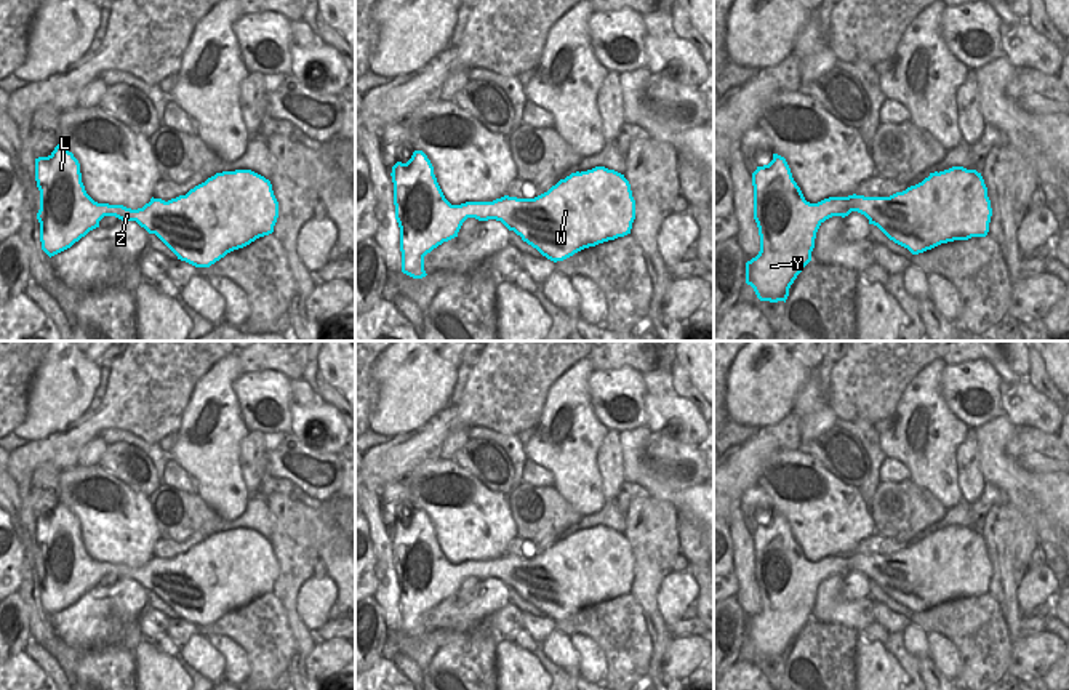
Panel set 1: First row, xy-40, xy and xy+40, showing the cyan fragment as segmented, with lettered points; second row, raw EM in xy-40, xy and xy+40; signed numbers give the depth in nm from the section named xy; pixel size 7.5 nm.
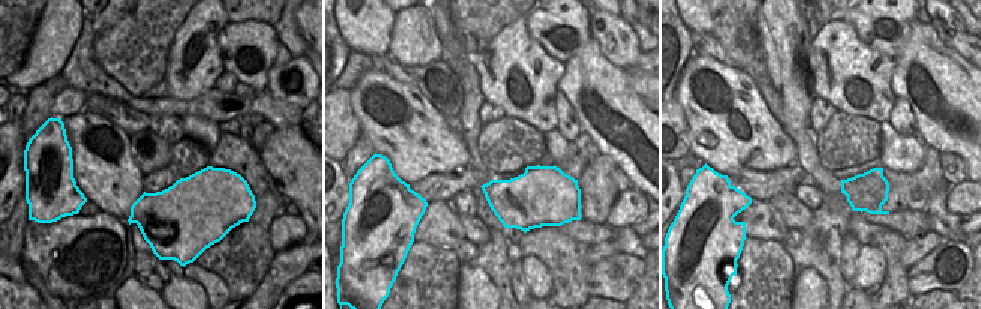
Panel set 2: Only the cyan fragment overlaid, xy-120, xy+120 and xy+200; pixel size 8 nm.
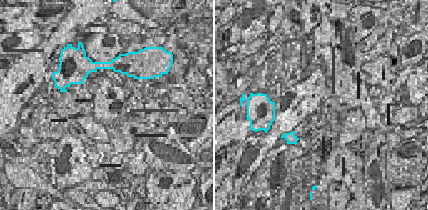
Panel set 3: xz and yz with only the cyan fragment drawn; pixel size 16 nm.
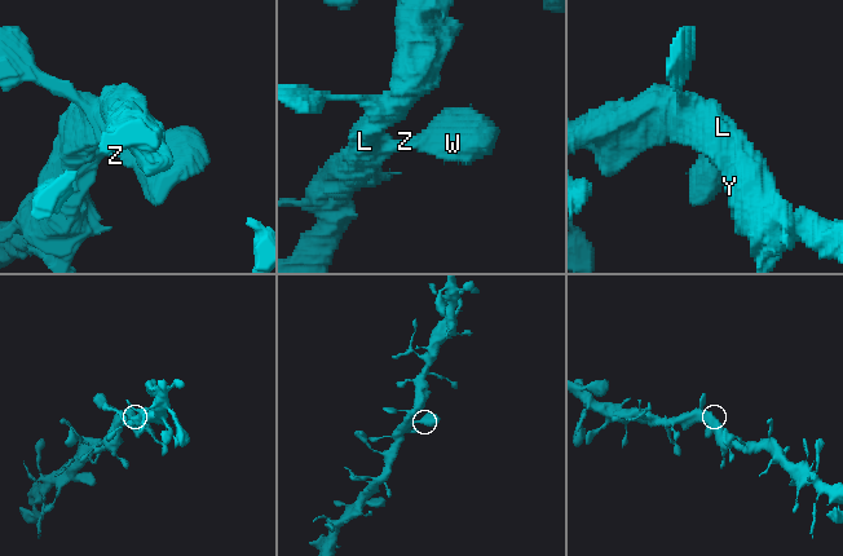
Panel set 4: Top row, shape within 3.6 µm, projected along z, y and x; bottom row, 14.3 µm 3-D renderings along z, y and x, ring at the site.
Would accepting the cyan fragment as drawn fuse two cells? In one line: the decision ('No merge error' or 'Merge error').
No merge error.

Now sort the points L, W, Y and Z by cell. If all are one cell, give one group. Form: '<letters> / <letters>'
L W Y Z

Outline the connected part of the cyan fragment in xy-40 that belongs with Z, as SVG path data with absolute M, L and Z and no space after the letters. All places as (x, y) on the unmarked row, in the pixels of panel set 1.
M58 503L48 515L35 517L35 540L40 549L42 608L51 616L99 586L104 575L136 580L149 592L155 592L181 620L195 626L210 626L227 612L243 607L259 596L274 591L278 576L278 560L272 543L251 528L222 530L168 560L150 557L142 567L94 560L82 541L80 522L64 504Z

